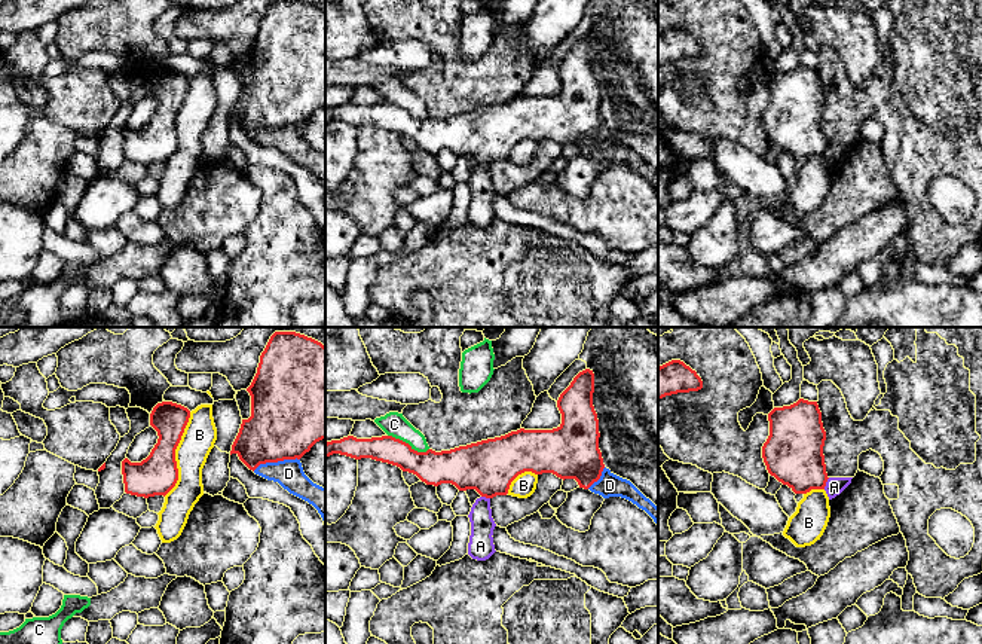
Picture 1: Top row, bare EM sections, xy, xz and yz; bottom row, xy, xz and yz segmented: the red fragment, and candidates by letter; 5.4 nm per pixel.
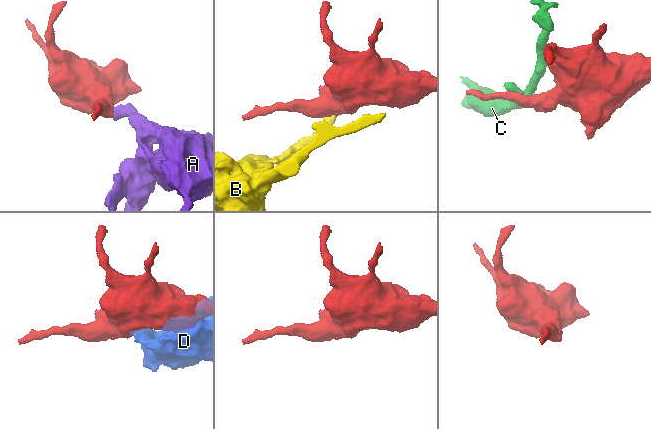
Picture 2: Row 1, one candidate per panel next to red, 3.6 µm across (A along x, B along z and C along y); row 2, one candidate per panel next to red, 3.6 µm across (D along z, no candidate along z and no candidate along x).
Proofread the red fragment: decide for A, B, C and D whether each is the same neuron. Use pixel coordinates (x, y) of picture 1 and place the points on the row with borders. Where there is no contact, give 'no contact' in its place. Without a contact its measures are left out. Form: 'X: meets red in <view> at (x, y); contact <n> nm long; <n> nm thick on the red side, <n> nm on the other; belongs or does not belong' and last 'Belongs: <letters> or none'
A: meets red in yz at (825, 484); contact 70 nm long; 320 nm thick on the red side, 100 nm on the other; does not belong
B: meets red in xy at (174, 454); contact 480 nm long; 220 nm thick on the red side, 180 nm on the other; does not belong
C: meets red in xz at (407, 443); contact 240 nm long; 180 nm thick on the red side, 130 nm on the other; does not belong
D: meets red in xy at (275, 461); contact 260 nm long; 400 nm thick on the red side, 160 nm on the other; does not belong
Belongs: none

